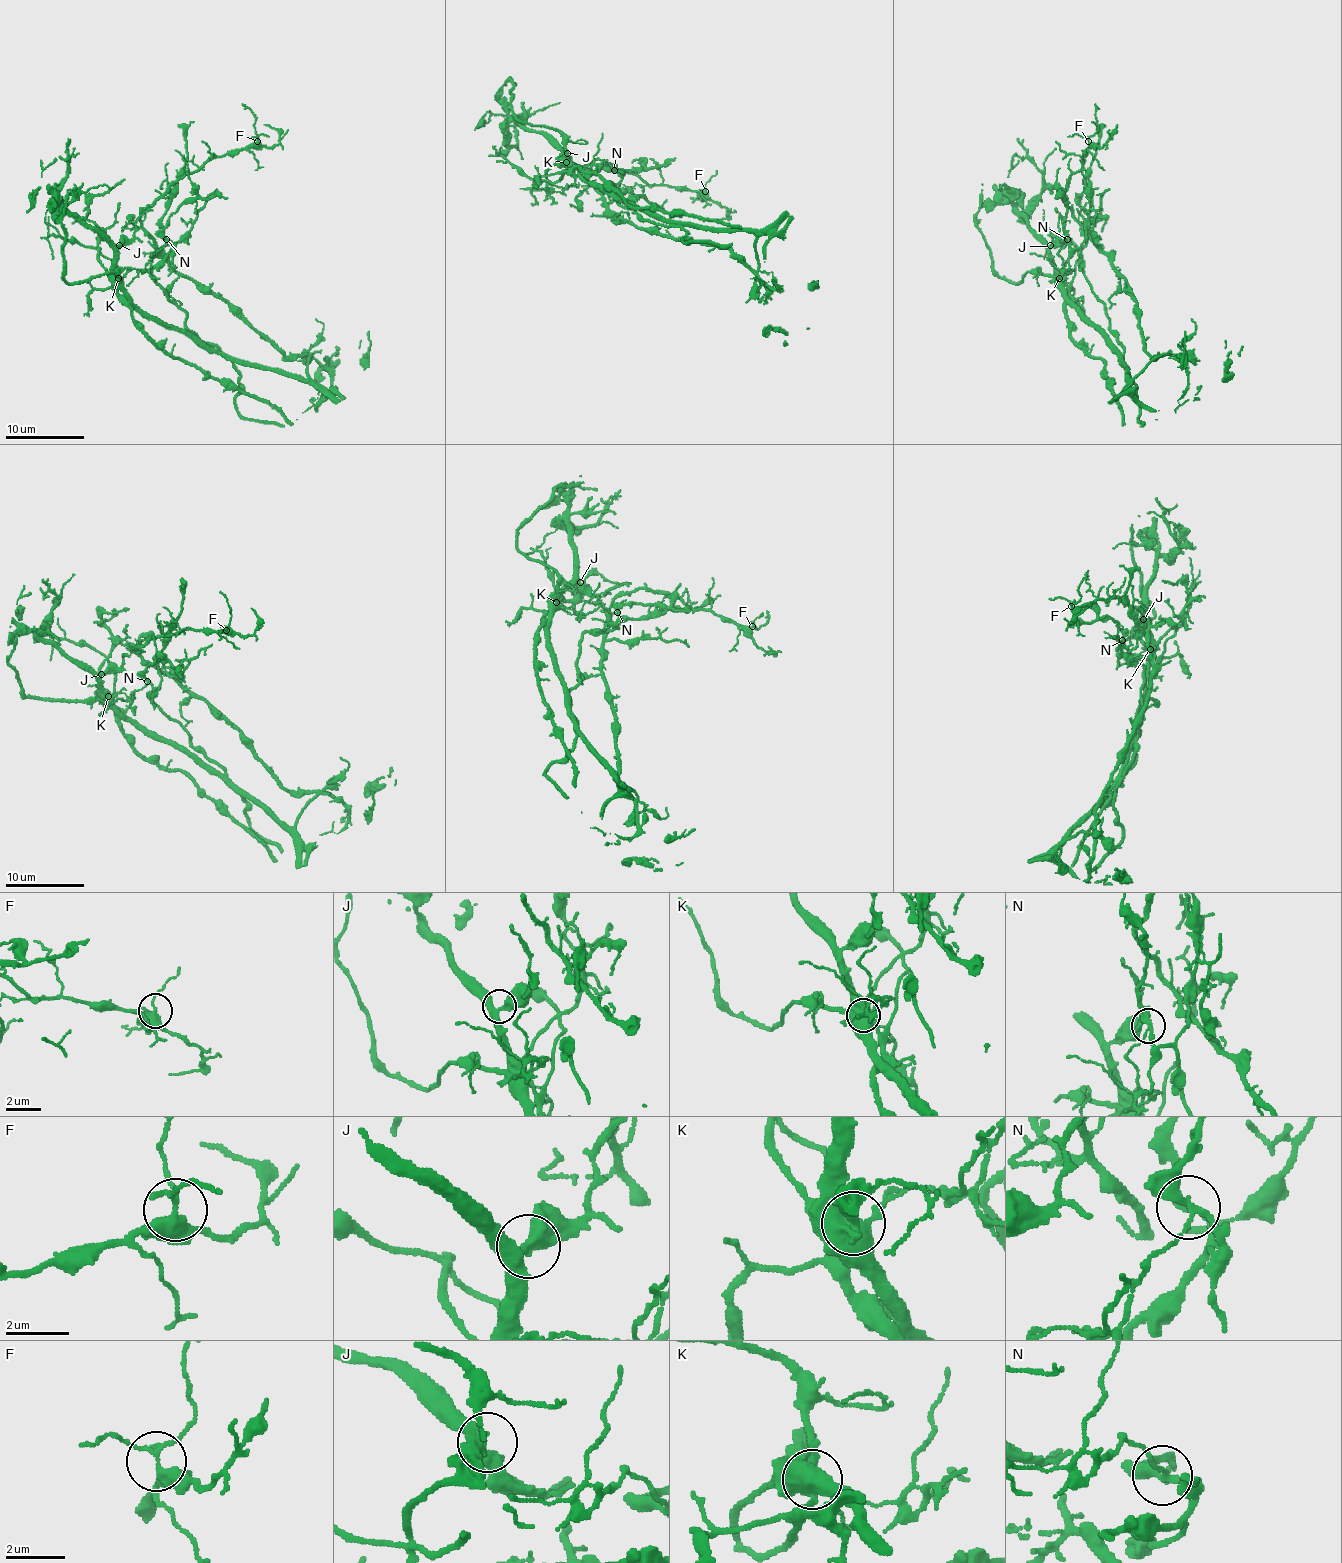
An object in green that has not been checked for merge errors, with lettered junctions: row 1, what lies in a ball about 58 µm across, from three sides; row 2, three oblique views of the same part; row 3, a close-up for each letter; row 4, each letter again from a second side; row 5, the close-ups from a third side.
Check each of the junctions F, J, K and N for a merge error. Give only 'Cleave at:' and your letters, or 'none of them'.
Cleave at: K, N

